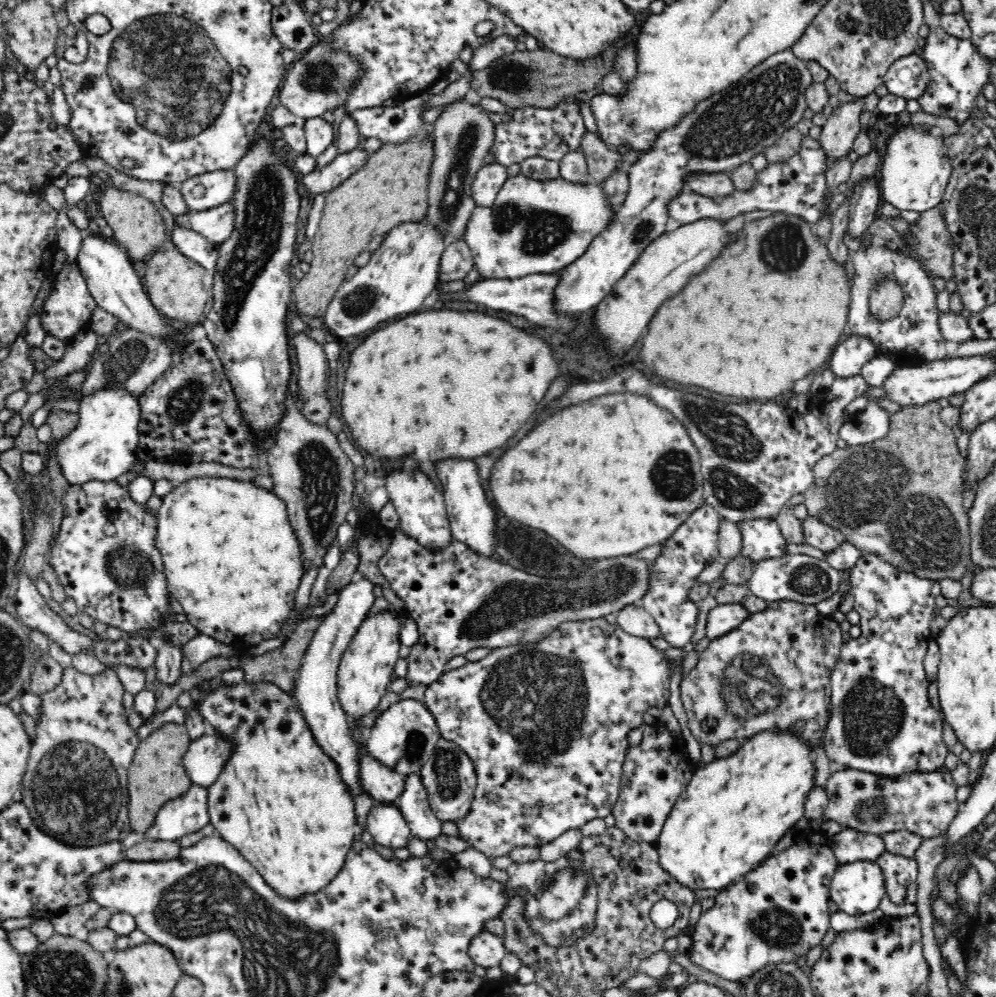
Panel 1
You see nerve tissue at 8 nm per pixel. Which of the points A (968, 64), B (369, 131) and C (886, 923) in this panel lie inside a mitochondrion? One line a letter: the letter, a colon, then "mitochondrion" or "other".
A: mitochondrion
B: other
C: other

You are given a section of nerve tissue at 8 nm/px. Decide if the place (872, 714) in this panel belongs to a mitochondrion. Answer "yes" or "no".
yes

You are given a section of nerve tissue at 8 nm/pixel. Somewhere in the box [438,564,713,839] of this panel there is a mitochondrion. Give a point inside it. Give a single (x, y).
(541, 696)

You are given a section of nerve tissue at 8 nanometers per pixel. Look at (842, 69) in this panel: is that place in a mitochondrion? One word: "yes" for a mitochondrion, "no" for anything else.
no

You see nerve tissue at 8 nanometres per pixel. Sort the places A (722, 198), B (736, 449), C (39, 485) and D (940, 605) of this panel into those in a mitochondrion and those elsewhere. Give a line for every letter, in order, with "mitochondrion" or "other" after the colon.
A: other
B: mitochondrion
C: other
D: other

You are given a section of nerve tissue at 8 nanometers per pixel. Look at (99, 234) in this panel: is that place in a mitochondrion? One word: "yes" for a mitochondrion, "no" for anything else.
no

